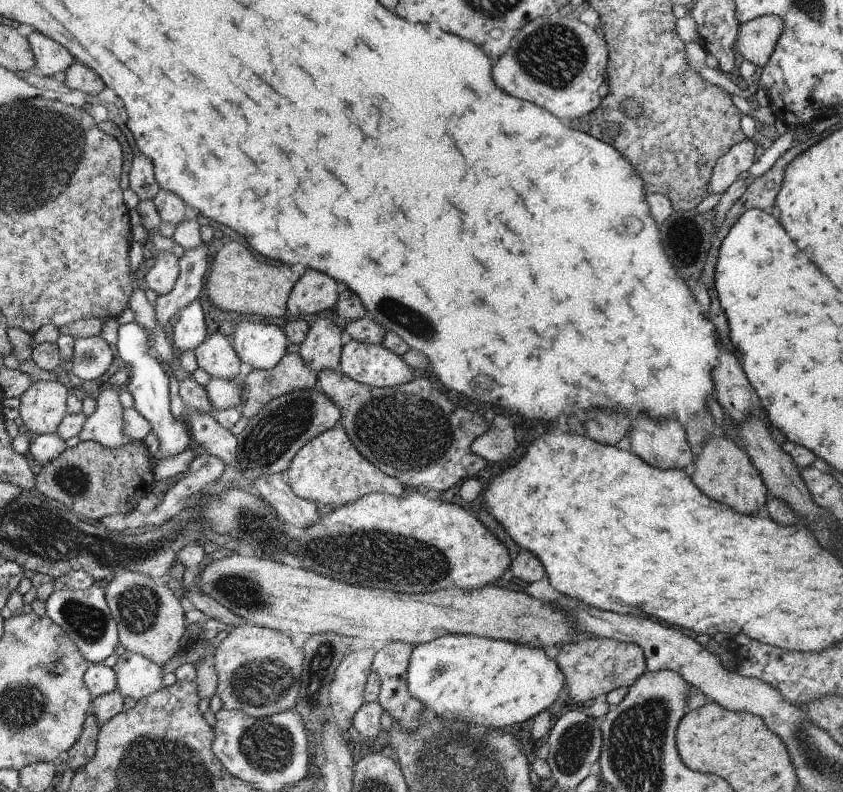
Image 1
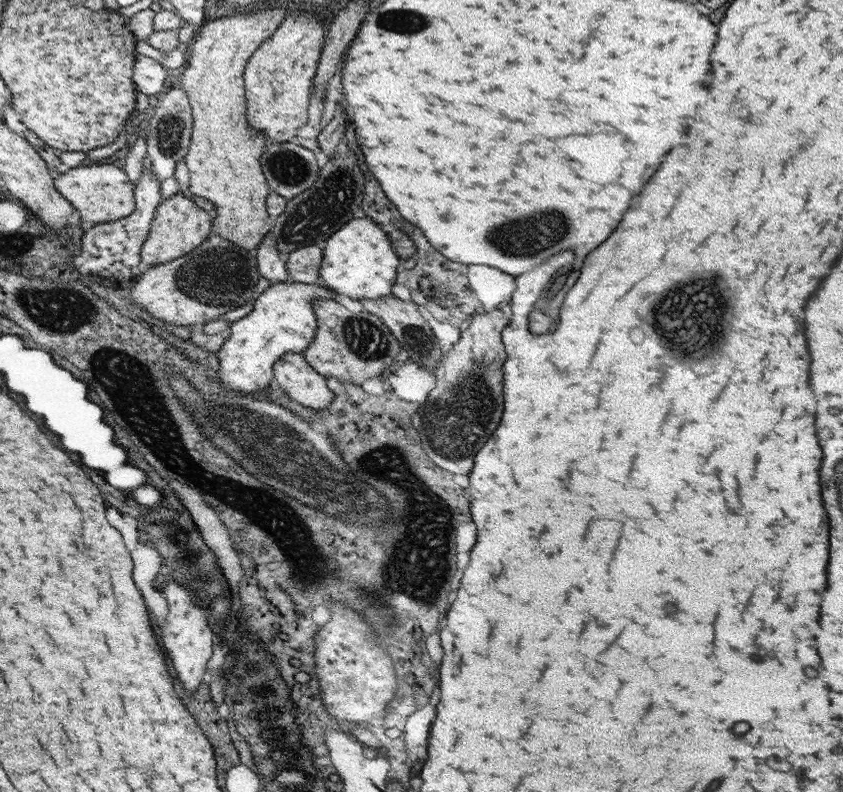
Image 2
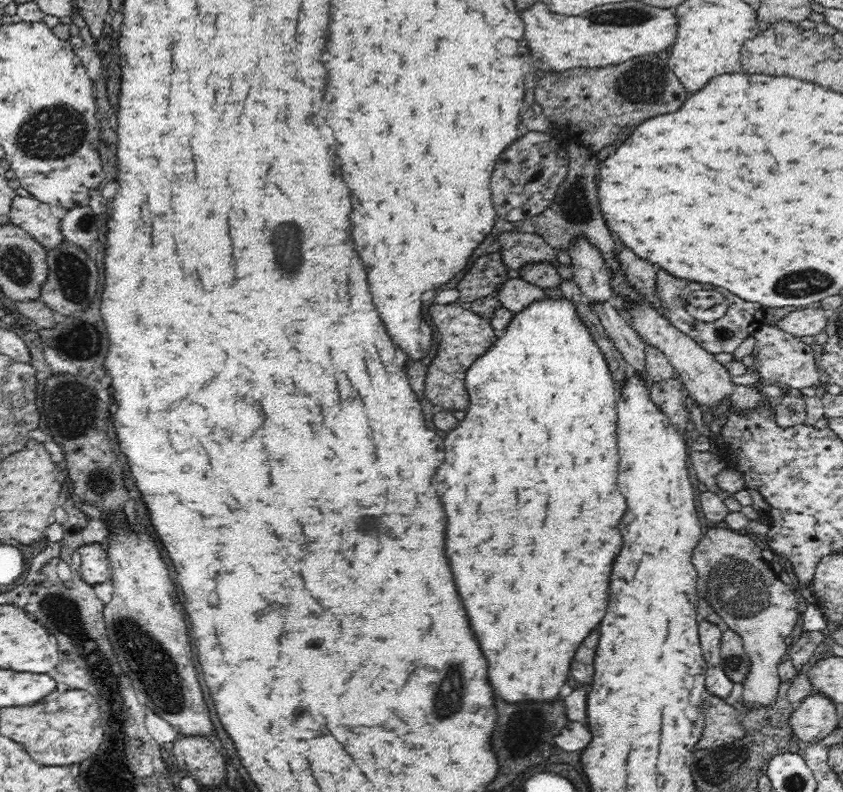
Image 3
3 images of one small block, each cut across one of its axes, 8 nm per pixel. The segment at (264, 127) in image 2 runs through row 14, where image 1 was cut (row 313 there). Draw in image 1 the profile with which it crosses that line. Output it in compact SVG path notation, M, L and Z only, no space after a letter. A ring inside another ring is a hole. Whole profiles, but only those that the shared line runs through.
M305 270L287 298L287 312L293 318L307 318L329 310L333 304L337 304L337 296L339 292L335 280L313 270Z

